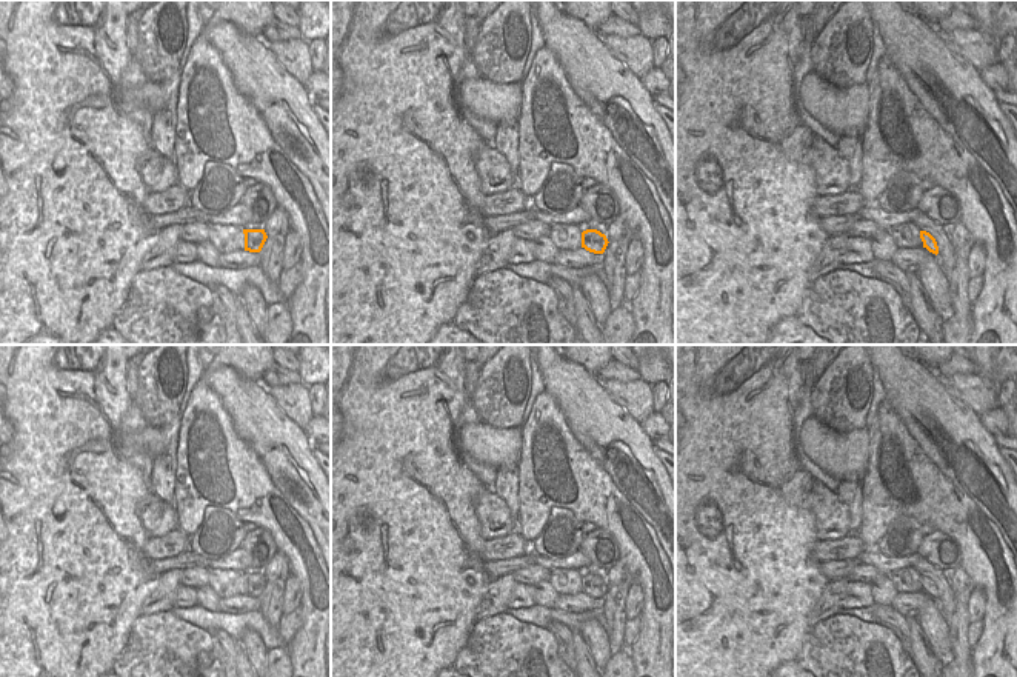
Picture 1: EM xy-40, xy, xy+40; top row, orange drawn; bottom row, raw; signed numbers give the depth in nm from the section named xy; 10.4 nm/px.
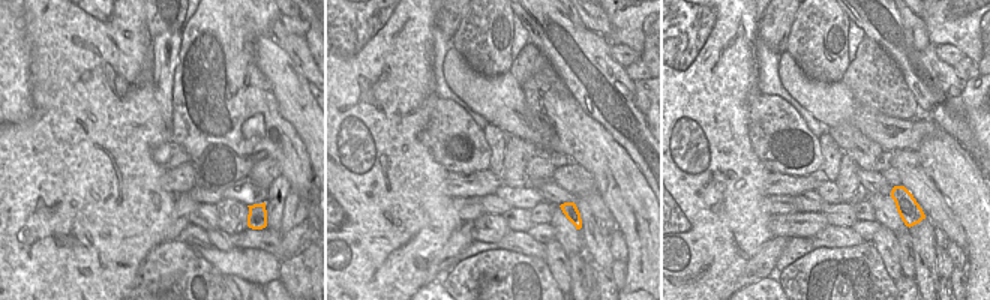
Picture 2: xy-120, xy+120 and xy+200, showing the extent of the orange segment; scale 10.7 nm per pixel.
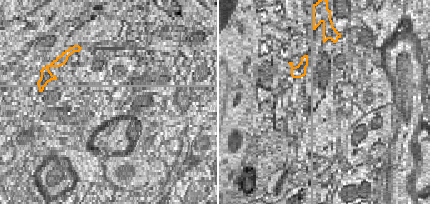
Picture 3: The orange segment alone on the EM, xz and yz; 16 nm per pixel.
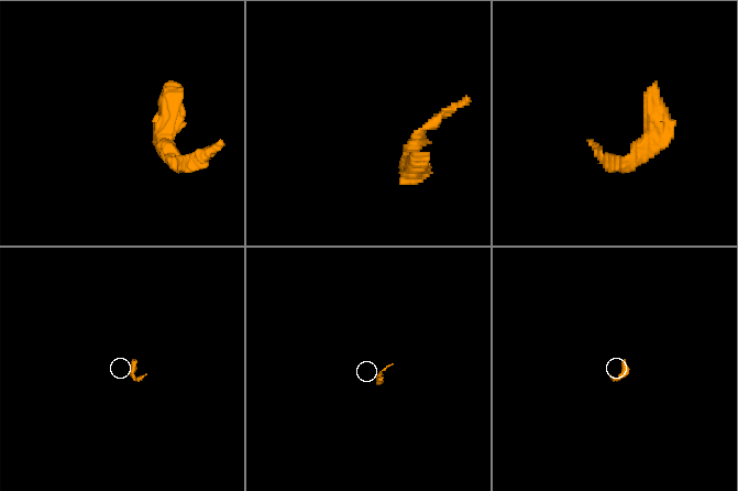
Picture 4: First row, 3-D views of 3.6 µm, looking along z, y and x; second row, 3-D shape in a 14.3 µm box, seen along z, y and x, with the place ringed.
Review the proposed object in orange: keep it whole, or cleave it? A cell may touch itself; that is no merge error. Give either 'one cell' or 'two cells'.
one cell

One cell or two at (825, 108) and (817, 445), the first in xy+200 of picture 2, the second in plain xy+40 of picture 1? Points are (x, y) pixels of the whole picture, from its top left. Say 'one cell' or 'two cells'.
one cell

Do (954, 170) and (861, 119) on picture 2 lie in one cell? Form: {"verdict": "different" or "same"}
{"verdict": "different"}

